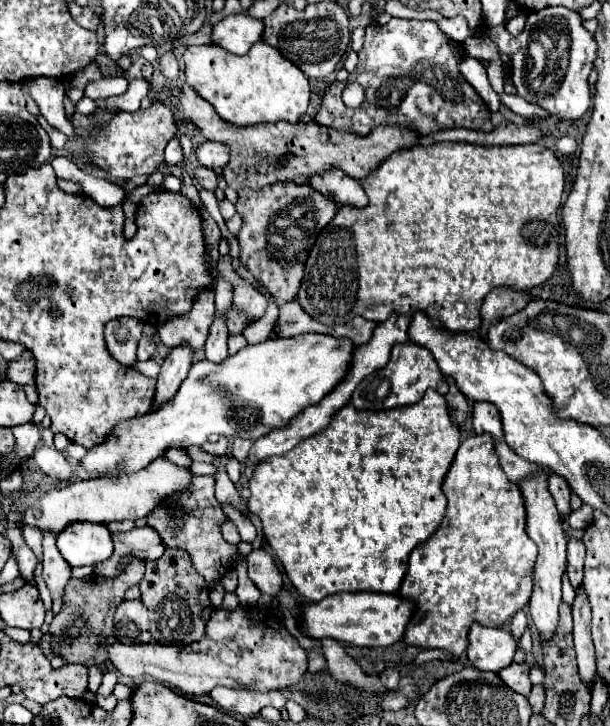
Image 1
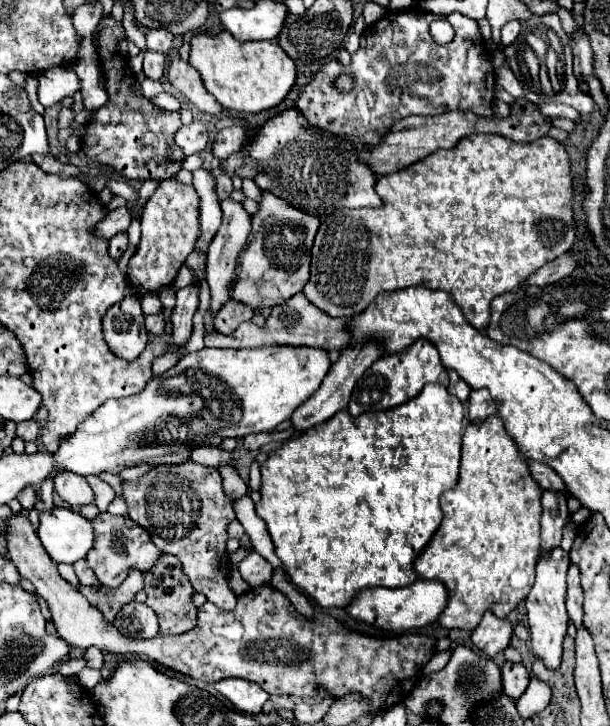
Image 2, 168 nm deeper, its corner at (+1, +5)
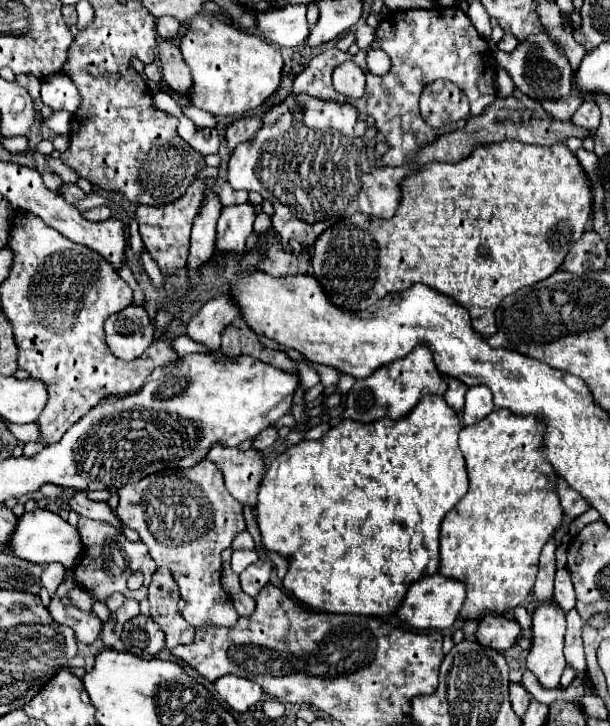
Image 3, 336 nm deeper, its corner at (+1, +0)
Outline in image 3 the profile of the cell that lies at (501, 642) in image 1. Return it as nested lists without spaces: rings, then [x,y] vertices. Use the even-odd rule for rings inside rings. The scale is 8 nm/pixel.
[[[497,614],[483,616],[477,628],[477,640],[489,648],[495,648],[497,652],[509,650],[517,642],[519,634],[521,634],[521,626],[517,620]]]

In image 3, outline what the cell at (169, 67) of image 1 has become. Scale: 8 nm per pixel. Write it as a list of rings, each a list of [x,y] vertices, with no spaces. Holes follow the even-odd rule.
[[[163,16],[163,18],[157,20],[157,36],[161,40],[177,38],[179,30],[181,30],[181,22],[177,18],[173,18],[173,16]]]

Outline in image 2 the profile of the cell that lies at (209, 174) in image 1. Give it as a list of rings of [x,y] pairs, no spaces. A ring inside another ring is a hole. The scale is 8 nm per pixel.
[[[213,169],[211,171],[211,175],[213,175],[213,179],[215,179],[215,189],[217,189],[217,197],[223,201],[223,199],[227,199],[229,197],[229,193],[233,191],[233,183],[231,183],[231,177],[229,175],[225,175],[223,171],[219,171],[219,169]]]

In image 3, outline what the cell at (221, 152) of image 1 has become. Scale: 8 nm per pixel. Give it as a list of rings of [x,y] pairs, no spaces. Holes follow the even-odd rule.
[[[241,116],[237,118],[229,128],[227,128],[227,146],[229,150],[233,150],[237,144],[249,140],[251,136],[255,136],[255,132],[263,126],[263,116]]]

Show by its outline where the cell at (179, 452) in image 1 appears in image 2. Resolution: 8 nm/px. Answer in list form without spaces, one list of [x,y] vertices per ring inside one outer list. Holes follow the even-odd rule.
[[[195,447],[191,451],[191,461],[201,463],[201,465],[209,465],[209,467],[219,467],[223,463],[231,465],[233,455],[227,451],[221,451],[219,447]]]

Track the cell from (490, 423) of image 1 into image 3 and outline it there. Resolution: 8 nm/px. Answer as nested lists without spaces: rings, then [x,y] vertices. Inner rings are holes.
[[[483,384],[471,386],[465,394],[465,408],[463,408],[463,424],[473,426],[481,422],[485,416],[493,412],[493,396],[491,390]]]

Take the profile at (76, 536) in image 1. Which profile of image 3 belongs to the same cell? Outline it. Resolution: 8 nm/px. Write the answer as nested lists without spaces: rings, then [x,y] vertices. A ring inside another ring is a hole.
[[[33,510],[23,512],[17,520],[17,526],[7,542],[9,554],[35,562],[35,564],[49,564],[49,562],[61,562],[65,568],[73,568],[77,564],[77,558],[81,556],[81,542],[79,532],[69,522],[65,522],[61,516],[49,512],[49,510]]]

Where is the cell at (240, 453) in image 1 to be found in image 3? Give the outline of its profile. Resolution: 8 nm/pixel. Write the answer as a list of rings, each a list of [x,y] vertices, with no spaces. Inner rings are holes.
[[[271,426],[269,430],[265,428],[265,430],[259,432],[259,436],[253,440],[253,448],[255,448],[255,450],[265,450],[265,448],[269,448],[277,438],[279,438],[279,432],[277,432],[275,426]]]

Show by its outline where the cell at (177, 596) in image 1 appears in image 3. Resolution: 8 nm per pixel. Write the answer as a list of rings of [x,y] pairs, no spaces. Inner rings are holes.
[[[157,570],[149,584],[149,602],[151,618],[167,634],[167,650],[173,650],[179,644],[189,644],[195,636],[195,628],[191,628],[177,610],[179,600],[179,588],[173,584],[171,576],[167,576],[163,570]]]

